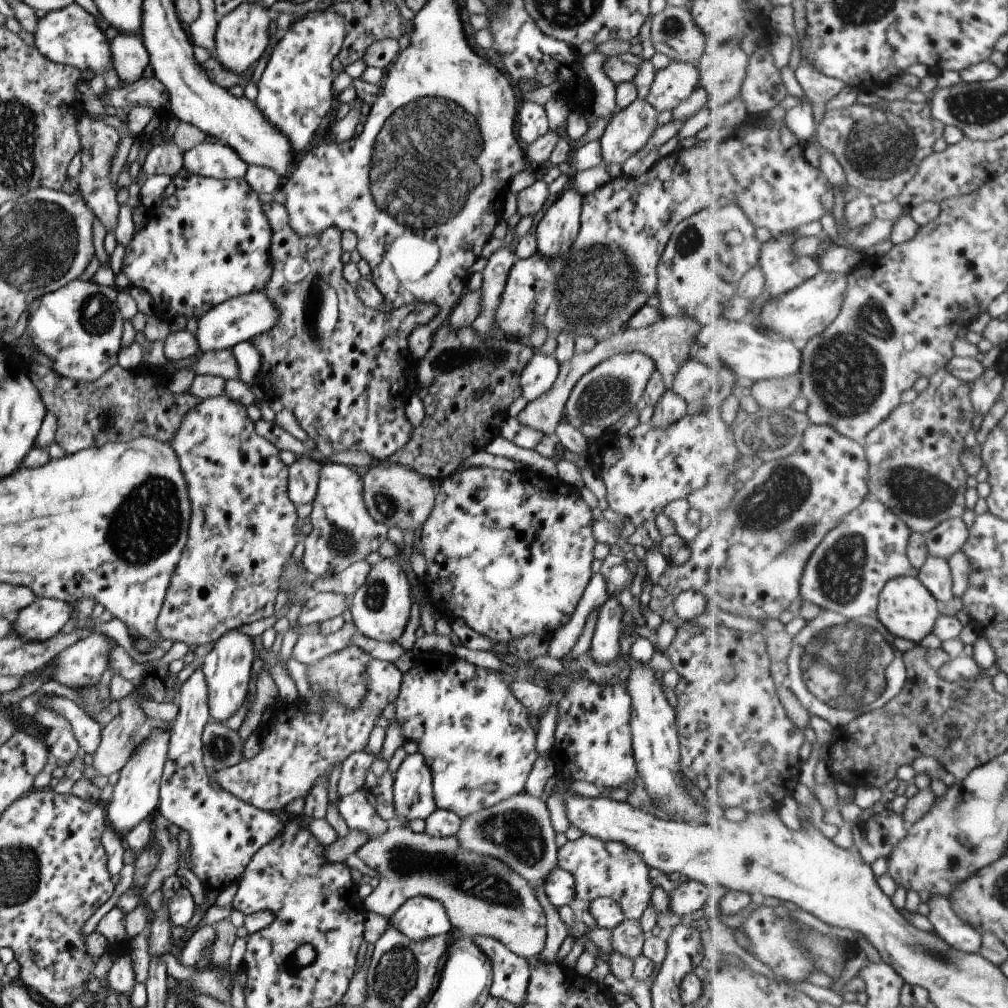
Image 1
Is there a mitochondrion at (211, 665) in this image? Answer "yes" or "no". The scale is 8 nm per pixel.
no

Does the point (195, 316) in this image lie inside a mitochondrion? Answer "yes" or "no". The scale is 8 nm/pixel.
no

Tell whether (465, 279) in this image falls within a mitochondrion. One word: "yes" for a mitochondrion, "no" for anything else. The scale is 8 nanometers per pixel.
no

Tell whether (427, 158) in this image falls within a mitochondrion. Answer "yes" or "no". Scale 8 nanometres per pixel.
yes

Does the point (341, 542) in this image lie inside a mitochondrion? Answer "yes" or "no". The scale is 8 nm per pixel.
yes

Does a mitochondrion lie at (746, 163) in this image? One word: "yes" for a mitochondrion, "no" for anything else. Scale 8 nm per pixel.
no

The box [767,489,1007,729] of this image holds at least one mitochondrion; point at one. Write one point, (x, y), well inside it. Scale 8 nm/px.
(844, 667)

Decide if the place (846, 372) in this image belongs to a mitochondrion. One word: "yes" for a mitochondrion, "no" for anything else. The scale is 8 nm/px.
yes

